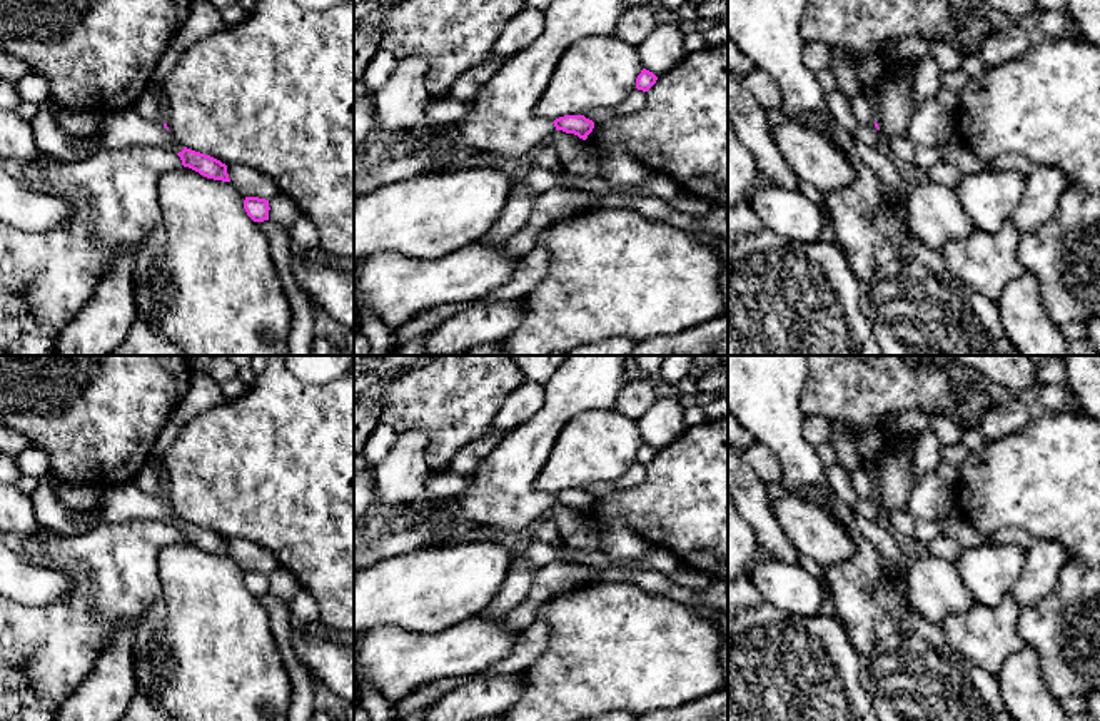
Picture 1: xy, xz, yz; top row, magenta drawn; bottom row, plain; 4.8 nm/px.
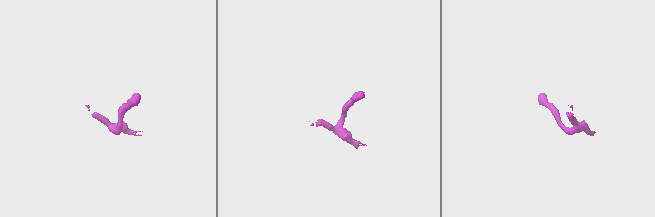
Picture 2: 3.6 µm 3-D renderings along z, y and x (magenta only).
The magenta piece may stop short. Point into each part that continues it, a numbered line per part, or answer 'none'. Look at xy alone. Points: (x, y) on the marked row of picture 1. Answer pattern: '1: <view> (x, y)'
1: xy (126, 129)

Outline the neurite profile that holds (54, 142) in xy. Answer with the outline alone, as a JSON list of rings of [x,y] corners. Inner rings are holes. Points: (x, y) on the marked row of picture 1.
[[[50,102],[38,103],[35,118],[30,122],[38,150],[53,162],[70,162],[97,152],[100,129],[87,137],[67,134],[57,122]]]

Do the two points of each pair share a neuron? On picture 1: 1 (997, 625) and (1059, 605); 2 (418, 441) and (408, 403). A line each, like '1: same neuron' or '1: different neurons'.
1: different neurons
2: different neurons

